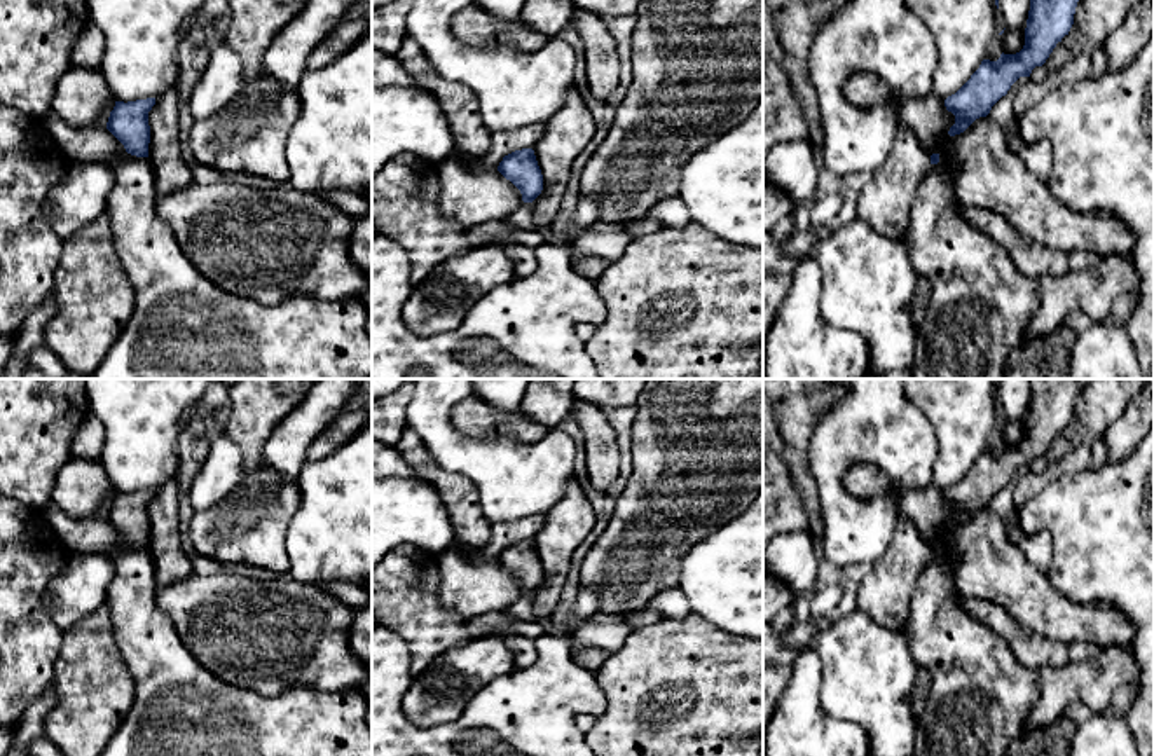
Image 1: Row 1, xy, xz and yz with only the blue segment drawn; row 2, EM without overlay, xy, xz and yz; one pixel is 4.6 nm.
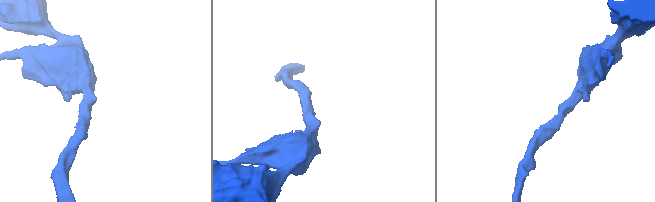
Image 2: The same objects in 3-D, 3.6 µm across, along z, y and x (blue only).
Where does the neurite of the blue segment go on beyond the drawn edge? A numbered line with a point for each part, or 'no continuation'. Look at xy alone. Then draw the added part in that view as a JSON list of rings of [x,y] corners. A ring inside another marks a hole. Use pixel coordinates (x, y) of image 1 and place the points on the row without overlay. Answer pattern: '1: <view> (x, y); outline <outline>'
no continuation

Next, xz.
no continuation

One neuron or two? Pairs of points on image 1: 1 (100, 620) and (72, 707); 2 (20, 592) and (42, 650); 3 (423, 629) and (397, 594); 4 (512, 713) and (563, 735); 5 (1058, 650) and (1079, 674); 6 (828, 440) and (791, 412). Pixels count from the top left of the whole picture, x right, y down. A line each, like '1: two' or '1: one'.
1: one
2: one
3: one
4: one
5: two
6: two

